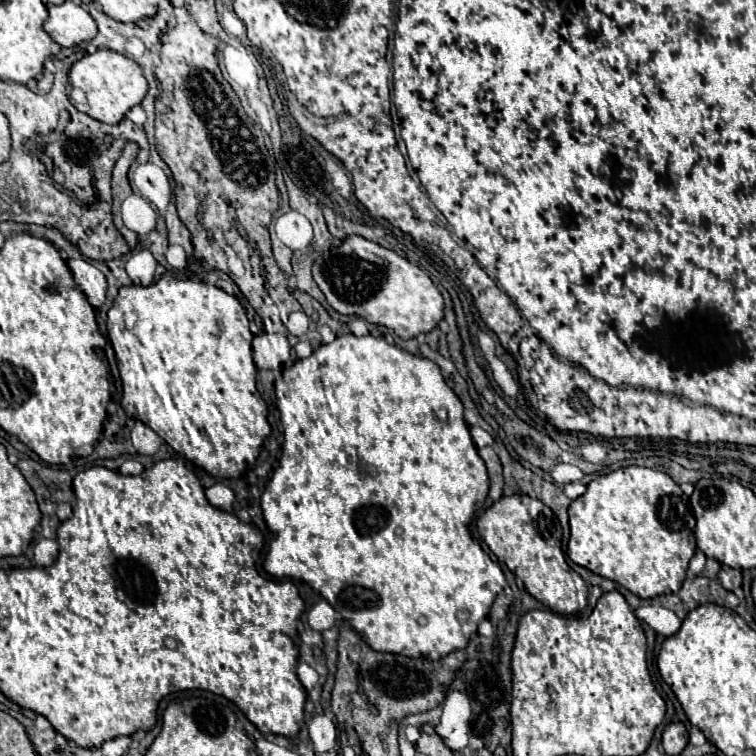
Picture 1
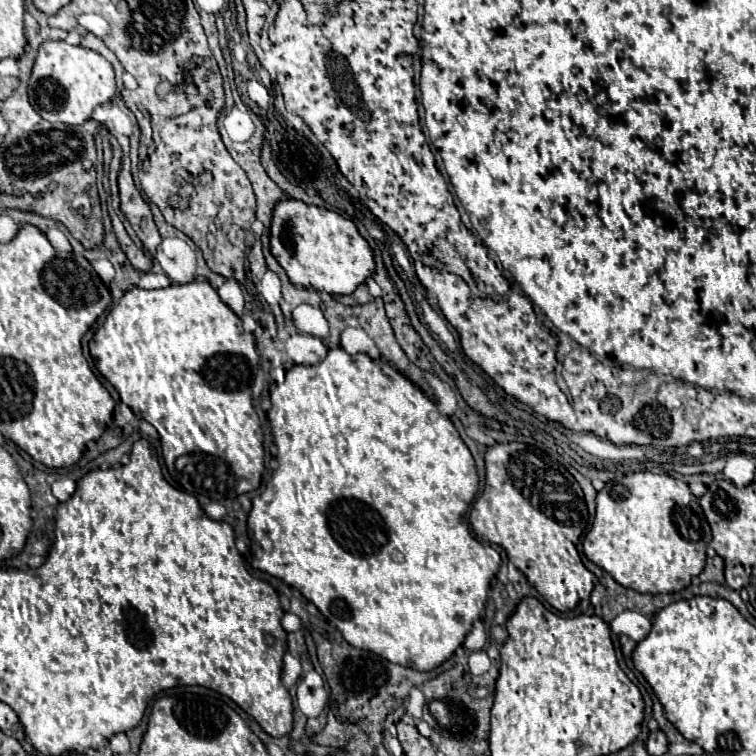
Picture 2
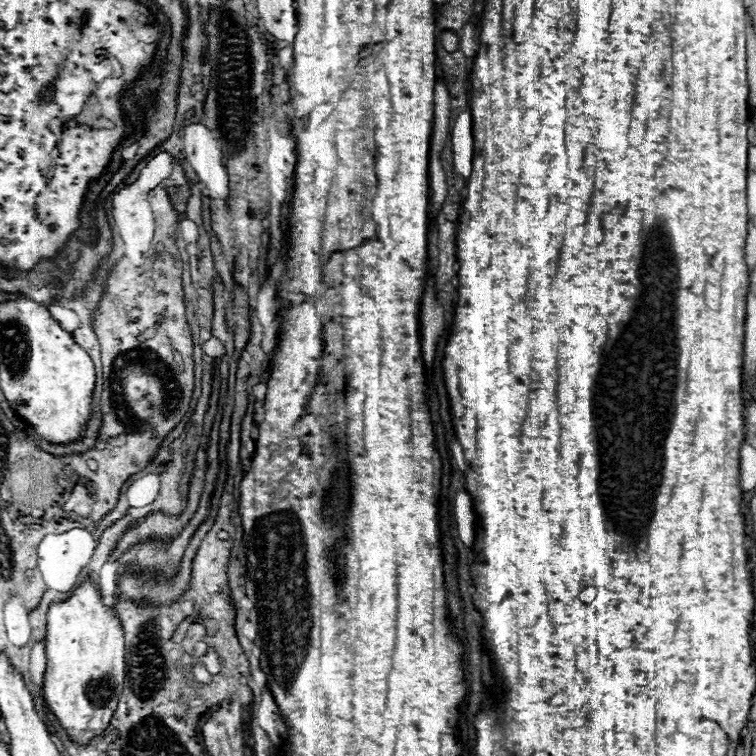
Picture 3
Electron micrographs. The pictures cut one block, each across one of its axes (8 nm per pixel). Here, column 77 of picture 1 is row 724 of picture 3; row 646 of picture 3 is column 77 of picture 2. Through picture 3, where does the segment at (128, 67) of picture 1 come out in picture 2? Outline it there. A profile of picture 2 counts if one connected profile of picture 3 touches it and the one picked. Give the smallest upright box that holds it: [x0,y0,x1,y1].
[28,40,114,126]

